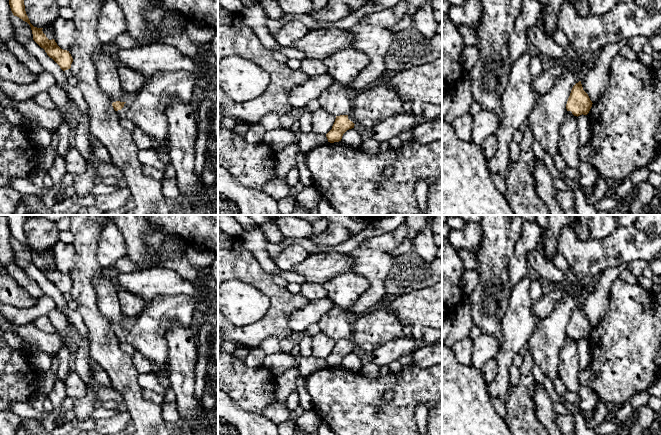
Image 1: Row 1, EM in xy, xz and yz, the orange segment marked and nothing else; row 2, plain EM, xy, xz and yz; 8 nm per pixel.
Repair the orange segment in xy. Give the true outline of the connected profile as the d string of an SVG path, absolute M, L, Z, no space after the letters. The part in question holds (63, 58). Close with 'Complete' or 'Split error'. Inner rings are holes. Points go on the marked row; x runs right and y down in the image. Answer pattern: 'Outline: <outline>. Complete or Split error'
Outline: M9 0L9 5L14 16L27 22L32 30L33 40L45 50L47 55L52 58L60 68L65 71L71 68L73 58L69 51L61 49L54 39L49 40L43 33L43 28L34 27L26 14L24 0Z. Complete

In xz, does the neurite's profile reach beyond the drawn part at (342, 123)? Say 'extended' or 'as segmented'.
extended

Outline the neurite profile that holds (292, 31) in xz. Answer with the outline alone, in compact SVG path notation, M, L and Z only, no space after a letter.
M301 21L286 22L274 36L281 47L290 47L294 42L303 38L309 29Z

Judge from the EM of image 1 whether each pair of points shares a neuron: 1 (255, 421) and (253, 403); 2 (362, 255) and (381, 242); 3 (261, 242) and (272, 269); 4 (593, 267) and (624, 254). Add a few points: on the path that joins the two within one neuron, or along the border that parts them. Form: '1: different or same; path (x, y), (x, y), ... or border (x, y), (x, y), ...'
1: different; border (234, 402), (241, 409), (263, 415)
2: different; border (359, 245), (388, 252)
3: same; path (261, 249), (261, 256), (266, 262)
4: same; path (601, 259), (608, 252), (616, 251)

